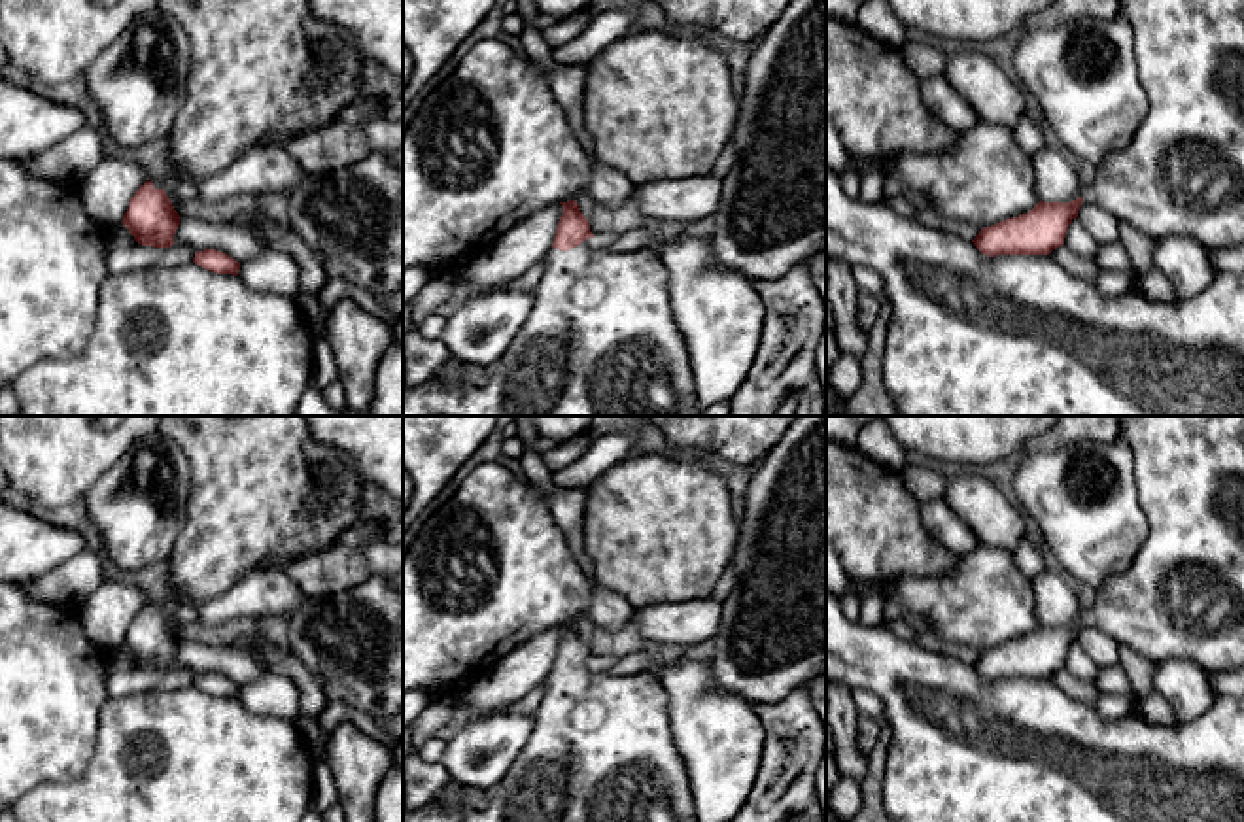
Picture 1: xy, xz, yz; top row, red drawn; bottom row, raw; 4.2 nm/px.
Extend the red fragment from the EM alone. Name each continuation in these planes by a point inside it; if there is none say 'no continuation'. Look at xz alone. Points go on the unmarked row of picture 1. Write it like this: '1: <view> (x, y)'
1: xz (602, 749)

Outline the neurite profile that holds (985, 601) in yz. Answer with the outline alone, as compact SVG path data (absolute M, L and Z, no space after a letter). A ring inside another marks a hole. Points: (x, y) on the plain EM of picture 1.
M977 544L970 554L959 556L953 571L938 576L898 576L883 586L887 593L885 616L902 620L909 612L924 616L938 637L968 644L979 652L1019 641L1030 635L1040 618L1034 610L1032 578L1025 576L1011 552Z

